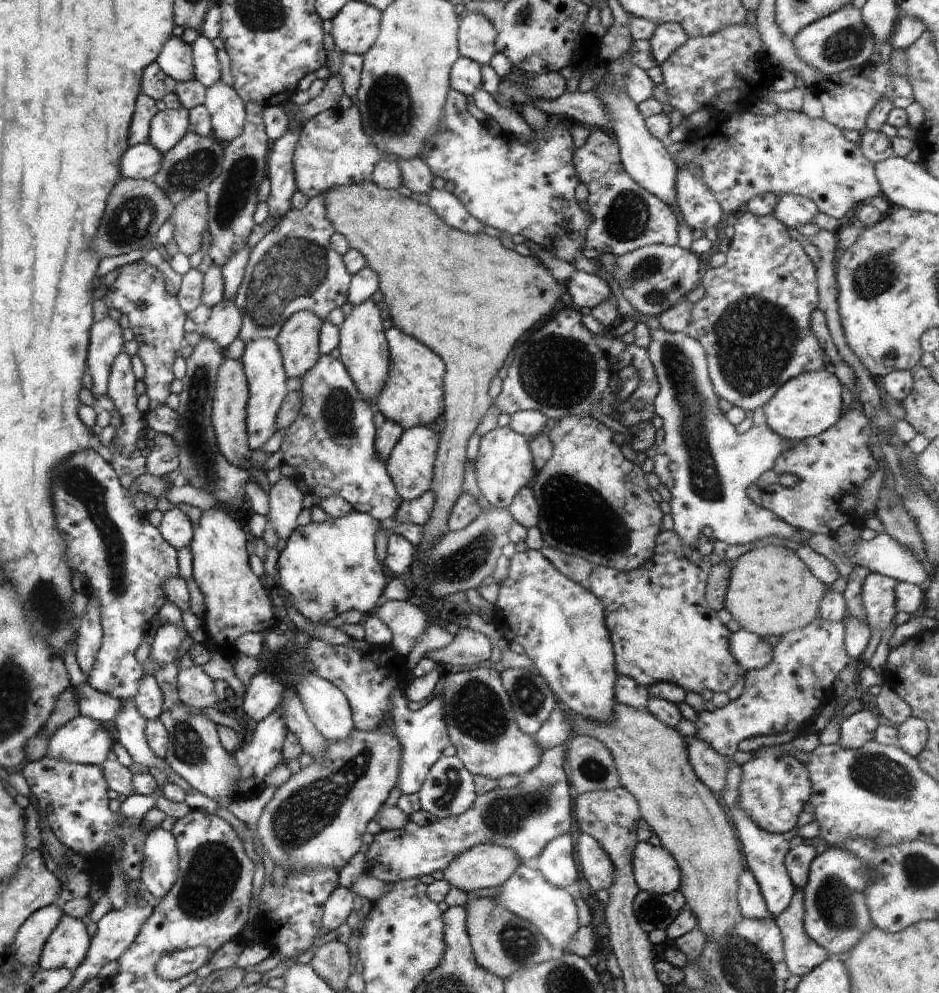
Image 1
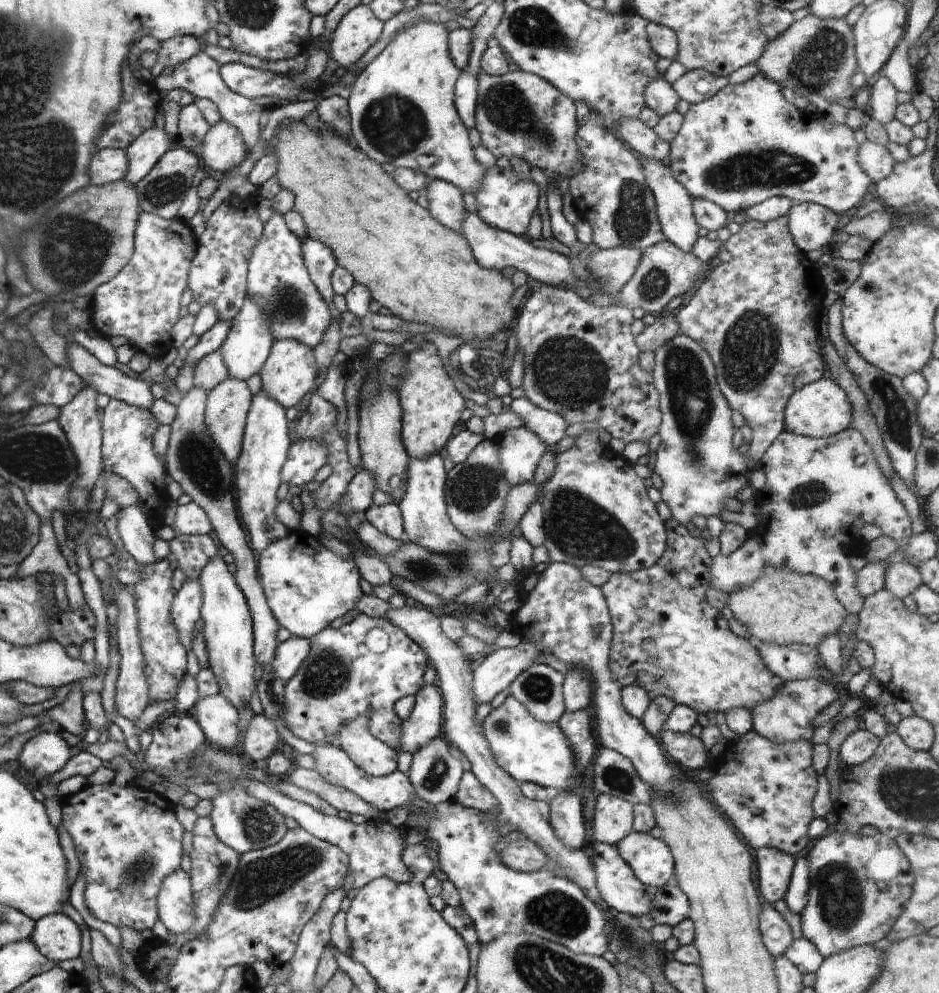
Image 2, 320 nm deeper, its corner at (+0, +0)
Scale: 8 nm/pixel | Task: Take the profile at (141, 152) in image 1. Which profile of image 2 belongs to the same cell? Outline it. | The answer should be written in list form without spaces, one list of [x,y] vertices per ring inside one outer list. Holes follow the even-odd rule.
[[[99,149],[90,162],[90,184],[106,185],[122,181],[129,166],[126,150]]]

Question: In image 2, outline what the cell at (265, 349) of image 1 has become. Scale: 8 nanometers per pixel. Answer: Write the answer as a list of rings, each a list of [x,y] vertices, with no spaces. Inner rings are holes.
[[[264,391],[253,396],[247,414],[243,432],[243,445],[238,460],[234,463],[236,503],[240,511],[241,524],[250,536],[250,544],[261,553],[267,546],[278,539],[288,536],[290,530],[275,515],[279,503],[279,488],[283,483],[281,470],[285,463],[288,449],[293,443],[289,433],[290,422],[286,418],[285,408],[271,399]]]

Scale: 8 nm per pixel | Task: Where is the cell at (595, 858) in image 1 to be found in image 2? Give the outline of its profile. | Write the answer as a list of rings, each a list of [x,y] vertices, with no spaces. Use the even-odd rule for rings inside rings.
[[[596,842],[594,844],[594,854],[592,852],[590,858],[595,868],[597,889],[610,909],[633,917],[644,916],[644,914],[651,911],[655,892],[660,888],[645,885],[634,874],[628,863],[618,854],[615,846]]]

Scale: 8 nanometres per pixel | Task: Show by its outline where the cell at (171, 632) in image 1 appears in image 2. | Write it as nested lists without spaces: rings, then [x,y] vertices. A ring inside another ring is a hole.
[[[199,578],[188,579],[179,590],[176,591],[174,604],[171,606],[171,615],[179,637],[183,645],[192,649],[192,631],[196,622],[201,618],[201,606],[203,603],[203,588]]]

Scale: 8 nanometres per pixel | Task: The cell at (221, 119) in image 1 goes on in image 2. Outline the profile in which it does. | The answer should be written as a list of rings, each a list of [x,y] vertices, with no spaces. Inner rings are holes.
[[[224,119],[210,126],[202,141],[204,168],[218,177],[239,166],[247,153],[239,130]]]

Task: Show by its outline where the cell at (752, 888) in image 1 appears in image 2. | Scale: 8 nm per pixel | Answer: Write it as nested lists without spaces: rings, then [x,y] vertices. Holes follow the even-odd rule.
[[[761,902],[759,927],[764,946],[773,957],[785,954],[792,944],[792,931],[788,922],[776,911],[771,903]]]

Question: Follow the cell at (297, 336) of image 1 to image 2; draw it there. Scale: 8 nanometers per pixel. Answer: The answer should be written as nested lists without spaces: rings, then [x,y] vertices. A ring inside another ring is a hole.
[[[294,339],[274,341],[270,354],[259,372],[262,381],[261,390],[285,409],[296,407],[302,402],[302,398],[314,388],[317,370],[313,349]]]

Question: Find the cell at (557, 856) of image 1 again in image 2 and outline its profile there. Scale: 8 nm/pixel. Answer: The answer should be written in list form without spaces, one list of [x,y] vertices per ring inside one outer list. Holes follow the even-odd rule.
[[[560,791],[550,802],[549,823],[557,839],[569,848],[582,847],[586,838],[582,802],[576,792]]]

